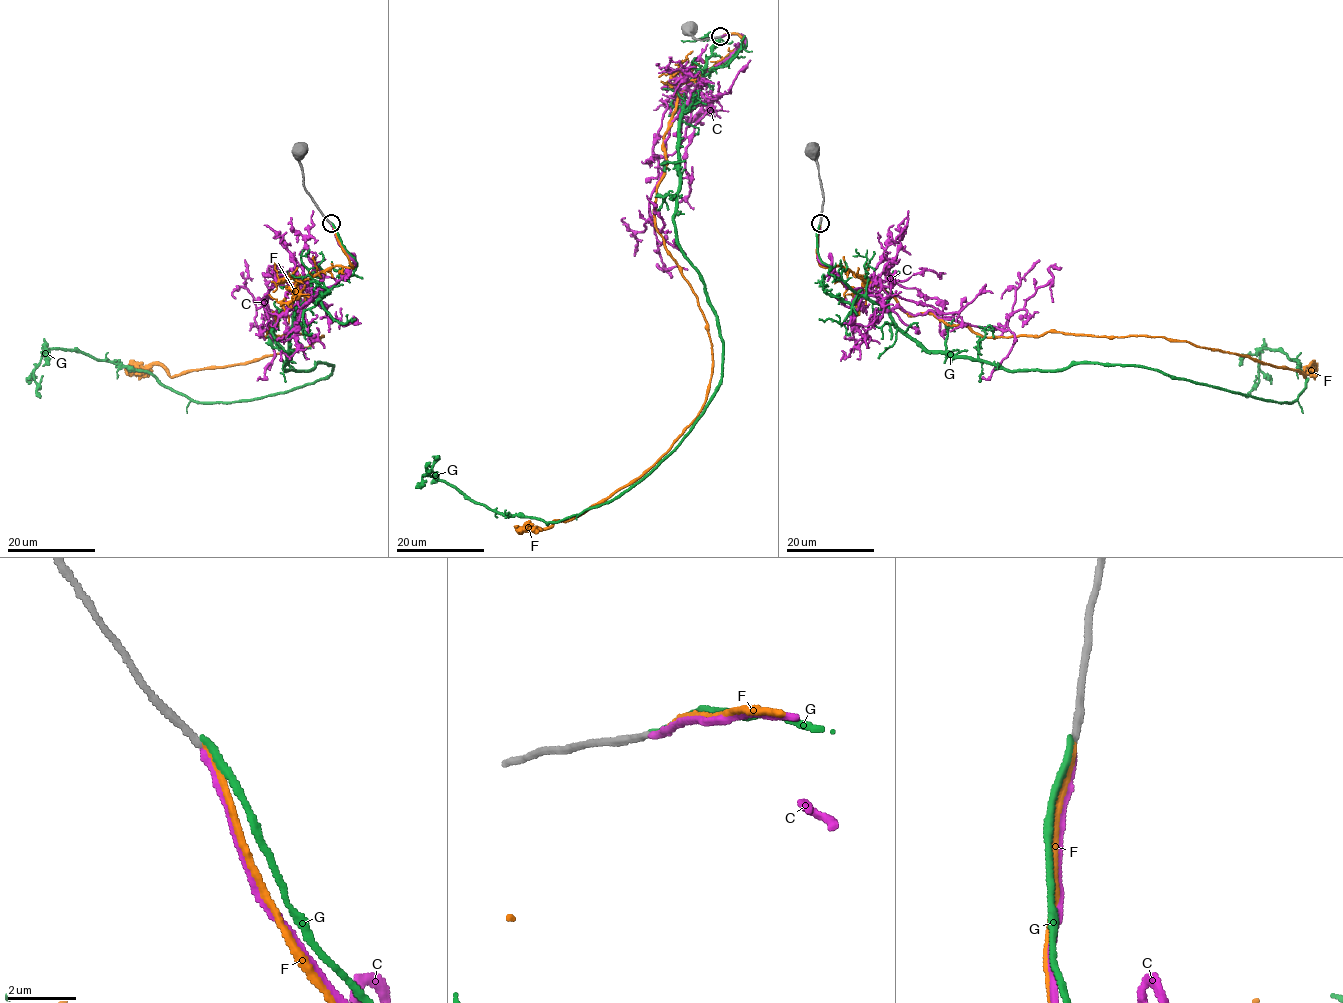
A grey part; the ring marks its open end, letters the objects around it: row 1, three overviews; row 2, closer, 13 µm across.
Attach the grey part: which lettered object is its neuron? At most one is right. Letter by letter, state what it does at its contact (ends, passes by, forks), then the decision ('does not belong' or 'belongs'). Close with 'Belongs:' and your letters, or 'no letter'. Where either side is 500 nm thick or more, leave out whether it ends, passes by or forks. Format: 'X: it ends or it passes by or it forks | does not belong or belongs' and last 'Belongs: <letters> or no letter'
C: it ends | does not belong
F: it ends | belongs
G: it ends | does not belong
Belongs: F

